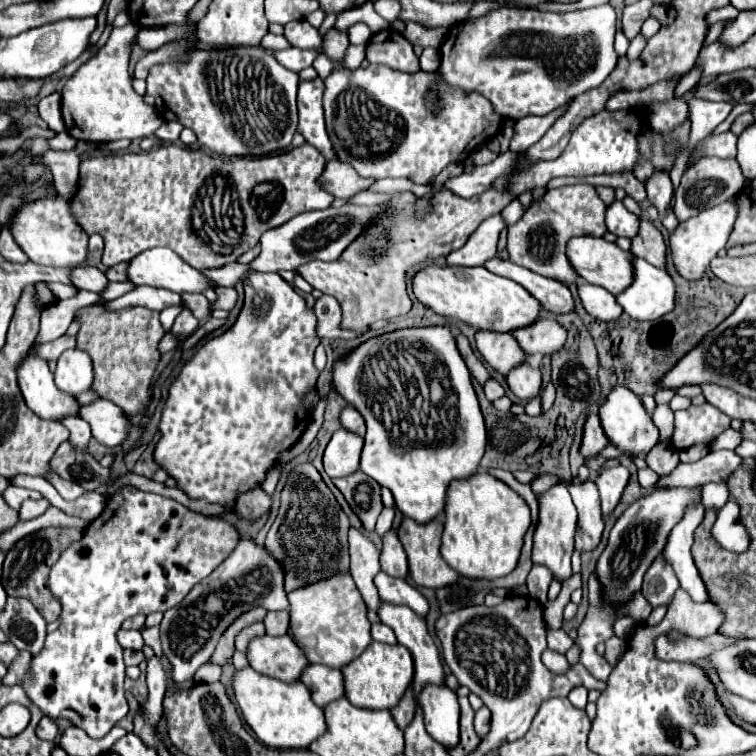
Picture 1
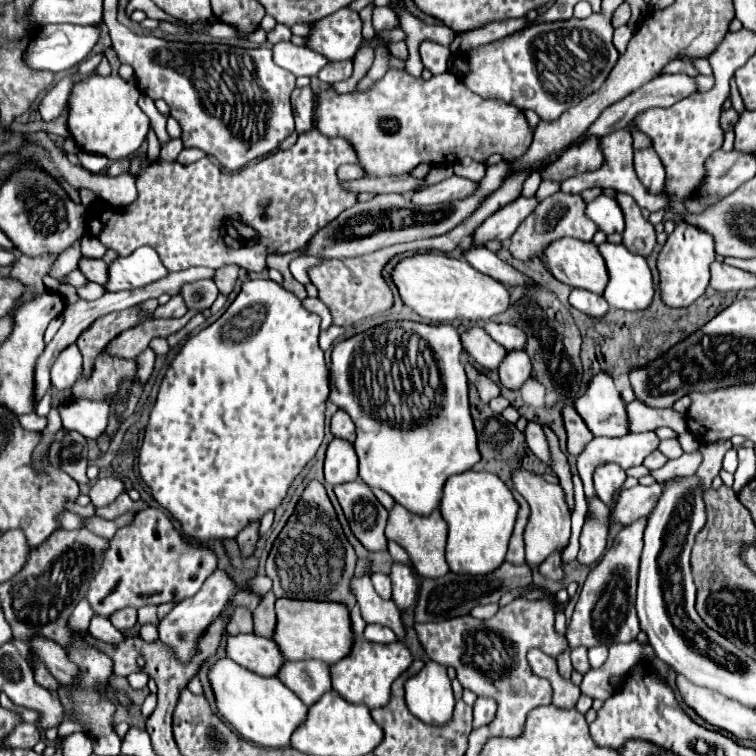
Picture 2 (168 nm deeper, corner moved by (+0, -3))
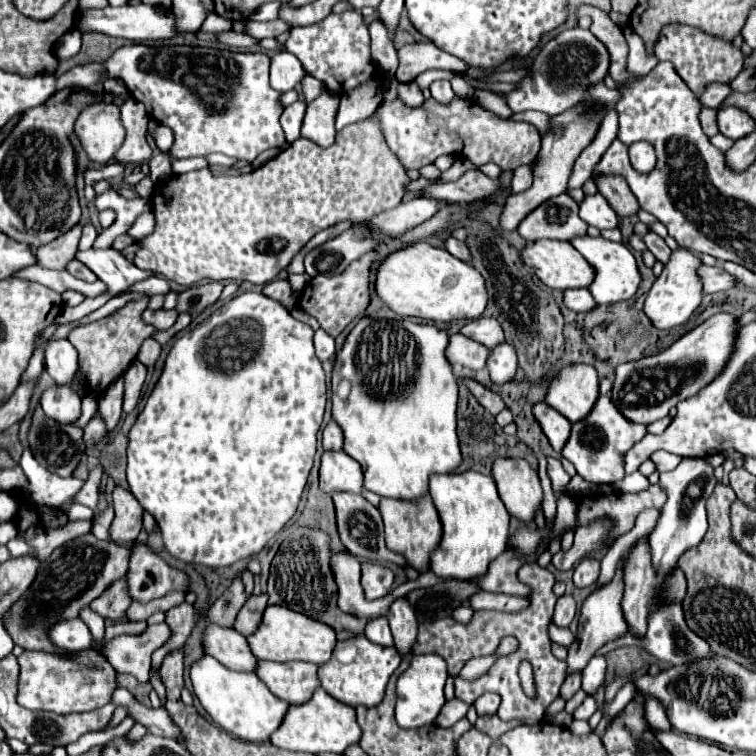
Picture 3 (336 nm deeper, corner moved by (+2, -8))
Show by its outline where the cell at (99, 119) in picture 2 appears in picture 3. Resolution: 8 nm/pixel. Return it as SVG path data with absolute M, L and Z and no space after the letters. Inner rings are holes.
M98 103L88 105L74 123L74 133L82 149L96 163L108 163L126 139L126 129L120 119L120 105Z

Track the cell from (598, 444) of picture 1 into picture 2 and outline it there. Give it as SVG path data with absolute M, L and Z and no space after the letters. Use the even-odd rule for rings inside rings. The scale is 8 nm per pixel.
M568 402L568 404L562 406L562 420L564 420L566 436L568 436L566 448L568 448L570 454L578 456L594 436L592 436L592 432L588 430L588 426L584 424L584 420L576 414L572 402Z

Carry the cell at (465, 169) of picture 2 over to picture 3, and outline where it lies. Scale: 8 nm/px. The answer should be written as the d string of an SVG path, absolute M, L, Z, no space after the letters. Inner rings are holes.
M468 169L458 181L452 183L430 183L420 195L450 201L450 203L470 203L486 199L496 189L496 181L486 177L480 169Z

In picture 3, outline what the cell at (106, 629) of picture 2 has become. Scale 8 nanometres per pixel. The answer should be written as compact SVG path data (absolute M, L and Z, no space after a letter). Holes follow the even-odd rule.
M70 619L70 621L60 621L52 633L52 641L68 651L78 651L78 649L88 649L94 641L90 629L84 625L82 619Z

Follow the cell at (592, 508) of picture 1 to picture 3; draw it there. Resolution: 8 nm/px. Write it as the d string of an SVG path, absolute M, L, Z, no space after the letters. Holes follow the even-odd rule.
M582 559L574 569L574 583L578 587L592 585L600 575L600 563L596 559Z

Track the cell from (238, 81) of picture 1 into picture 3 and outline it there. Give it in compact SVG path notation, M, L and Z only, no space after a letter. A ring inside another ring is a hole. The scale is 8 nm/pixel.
M124 45L114 51L114 55L106 63L90 63L78 65L68 73L58 77L56 91L66 87L90 87L98 81L98 73L106 69L108 77L122 77L128 85L130 95L144 103L148 115L162 125L174 131L172 155L178 159L188 157L204 157L208 153L224 153L228 157L236 157L240 161L252 163L262 151L270 147L280 147L286 143L284 131L280 125L280 115L284 105L280 101L280 91L272 89L268 81L270 59L264 53L236 53L228 49L210 49L210 47L188 47L188 45L164 45L164 47L148 47L148 45Z

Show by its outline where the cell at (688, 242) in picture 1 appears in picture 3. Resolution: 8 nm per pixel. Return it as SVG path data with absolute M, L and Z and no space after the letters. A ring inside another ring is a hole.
M678 247L672 251L670 261L664 265L662 273L654 281L652 289L648 291L646 303L644 303L644 313L652 319L652 323L658 329L672 329L672 327L682 325L700 305L702 301L702 279L698 275L700 265L702 265L702 259L694 255L692 251L684 247Z

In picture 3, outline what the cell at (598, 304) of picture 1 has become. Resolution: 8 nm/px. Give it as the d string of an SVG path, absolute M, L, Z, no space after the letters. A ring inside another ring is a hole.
M570 289L570 291L564 291L564 305L572 311L588 313L596 307L596 301L588 289Z

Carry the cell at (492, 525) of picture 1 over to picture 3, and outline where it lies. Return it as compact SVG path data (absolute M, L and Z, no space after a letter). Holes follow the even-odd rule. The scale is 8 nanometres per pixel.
M466 471L430 477L430 497L440 513L442 543L430 557L430 571L438 577L476 579L488 573L488 565L506 551L510 513L502 503L492 477Z

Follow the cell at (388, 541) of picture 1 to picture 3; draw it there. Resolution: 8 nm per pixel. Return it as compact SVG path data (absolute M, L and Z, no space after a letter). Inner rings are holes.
M406 597L396 599L396 601L390 605L386 619L388 619L388 623L390 623L390 629L392 629L396 647L400 649L400 653L408 653L410 647L412 647L412 643L414 643L414 637L416 637L416 633L418 633L416 615L414 615L408 599L406 599Z

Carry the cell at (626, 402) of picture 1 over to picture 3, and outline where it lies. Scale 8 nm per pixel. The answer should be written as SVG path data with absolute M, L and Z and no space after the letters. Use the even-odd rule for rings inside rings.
M570 365L562 369L548 387L546 403L560 411L568 421L578 423L590 415L600 393L600 377L590 365Z

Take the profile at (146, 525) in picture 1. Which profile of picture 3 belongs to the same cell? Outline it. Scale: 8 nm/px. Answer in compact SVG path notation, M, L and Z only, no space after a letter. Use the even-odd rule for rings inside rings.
M134 541L130 545L128 593L132 601L148 603L170 591L188 593L190 577L180 569L172 569L148 543Z

